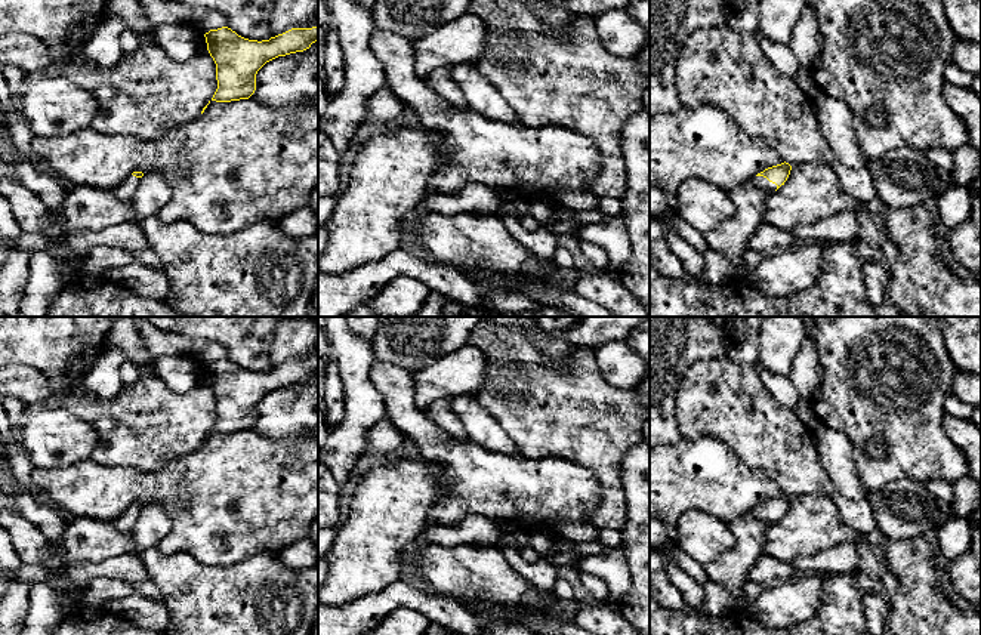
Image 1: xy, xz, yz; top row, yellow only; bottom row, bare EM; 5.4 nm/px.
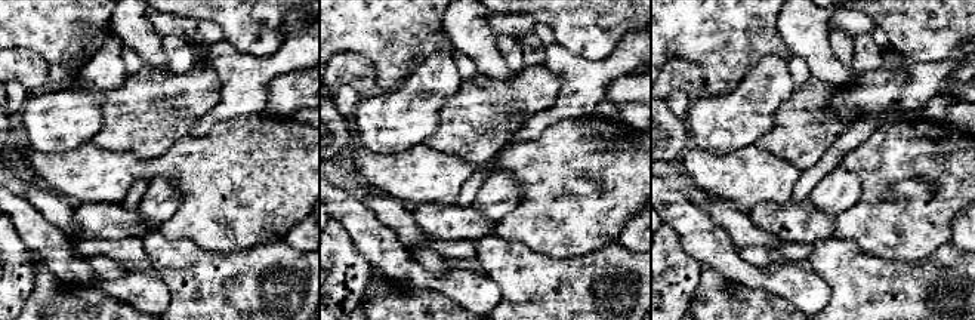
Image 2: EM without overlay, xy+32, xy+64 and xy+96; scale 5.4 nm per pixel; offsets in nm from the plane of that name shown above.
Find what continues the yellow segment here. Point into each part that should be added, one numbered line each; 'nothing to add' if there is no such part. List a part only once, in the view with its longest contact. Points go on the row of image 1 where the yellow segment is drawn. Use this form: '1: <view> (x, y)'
1: yz (767, 187)

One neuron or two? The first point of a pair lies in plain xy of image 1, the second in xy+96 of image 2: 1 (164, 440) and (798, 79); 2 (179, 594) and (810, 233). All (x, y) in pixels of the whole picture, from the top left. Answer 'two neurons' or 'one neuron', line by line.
1: two neurons
2: two neurons

